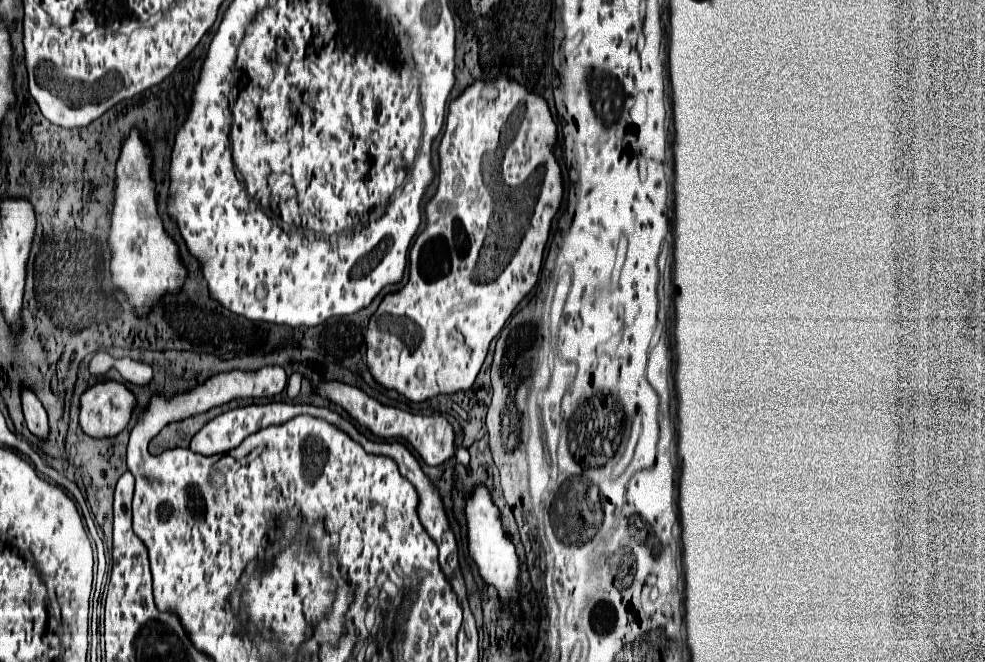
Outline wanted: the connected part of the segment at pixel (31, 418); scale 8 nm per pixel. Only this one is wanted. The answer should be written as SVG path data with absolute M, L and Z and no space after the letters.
M29 387L21 389L21 403L23 403L23 413L25 413L29 431L37 437L47 437L47 433L49 433L47 413L45 413L41 401L37 399L37 395Z

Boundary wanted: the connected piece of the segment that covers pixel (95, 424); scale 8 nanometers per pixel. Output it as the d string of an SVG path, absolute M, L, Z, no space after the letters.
M99 379L93 385L89 385L79 397L79 425L83 433L89 437L95 437L95 439L115 437L129 425L135 407L137 407L137 397L123 383Z

